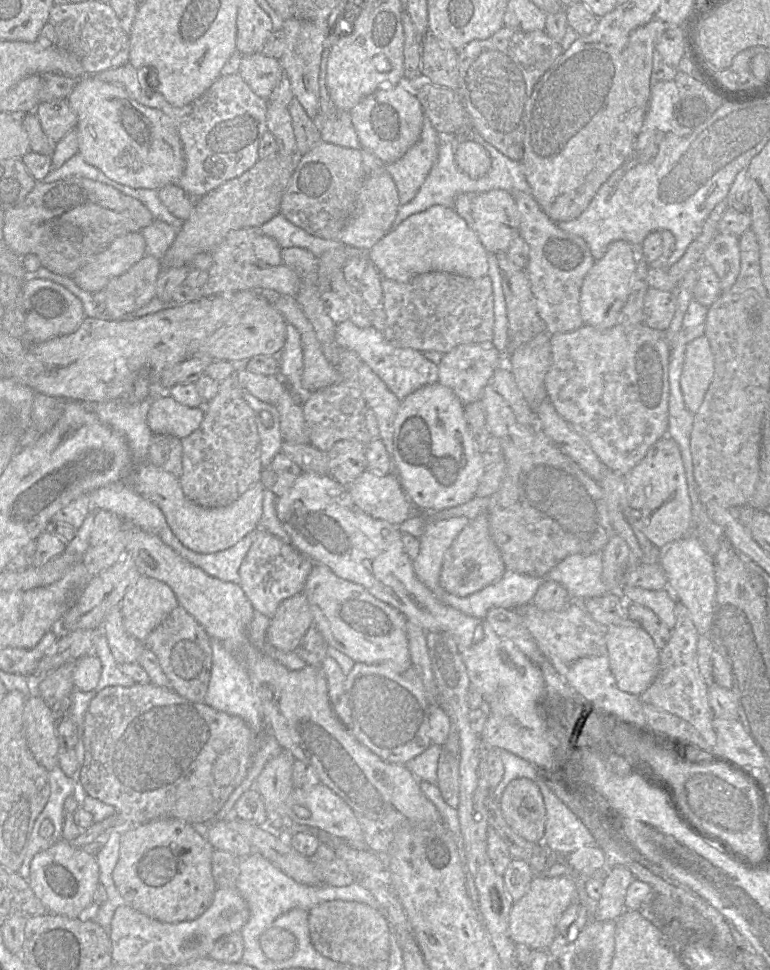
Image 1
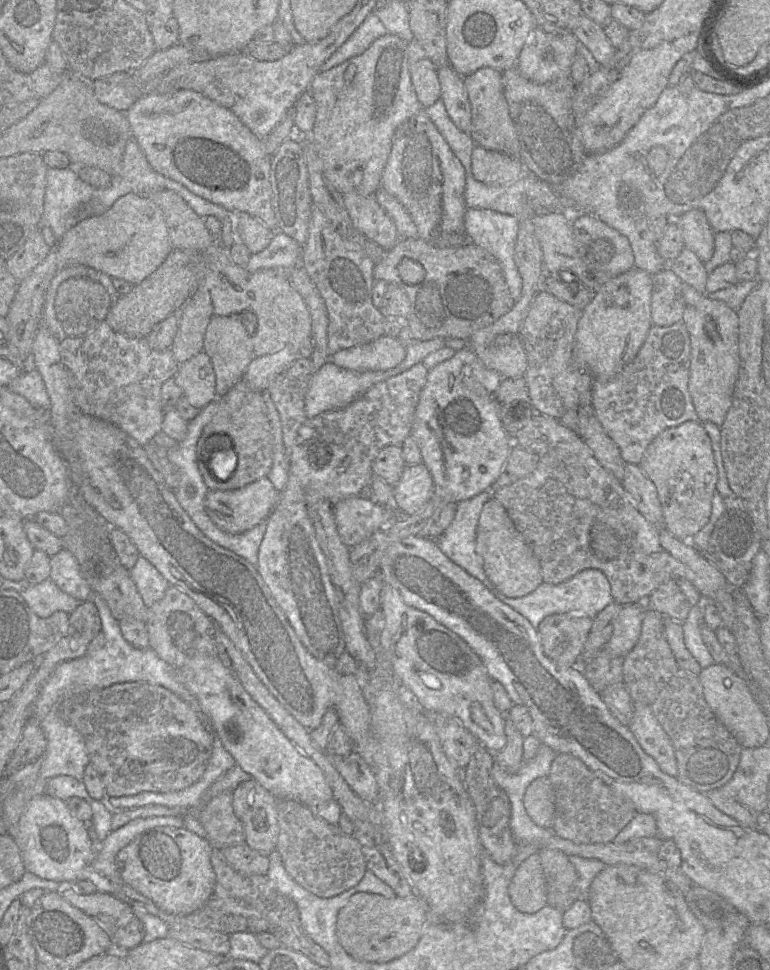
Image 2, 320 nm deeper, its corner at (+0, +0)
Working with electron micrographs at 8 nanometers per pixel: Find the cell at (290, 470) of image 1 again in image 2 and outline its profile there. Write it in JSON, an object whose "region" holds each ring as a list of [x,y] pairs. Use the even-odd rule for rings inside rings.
{"region":[[[359,496],[334,503],[332,511],[338,534],[350,548],[403,517],[396,508],[387,508]]]}

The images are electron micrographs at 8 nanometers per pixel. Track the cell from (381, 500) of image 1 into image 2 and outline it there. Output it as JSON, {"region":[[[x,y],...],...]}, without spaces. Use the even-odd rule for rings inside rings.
{"region":[[[423,464],[406,465],[399,482],[394,486],[394,500],[402,515],[419,512],[433,494],[433,478]]]}

